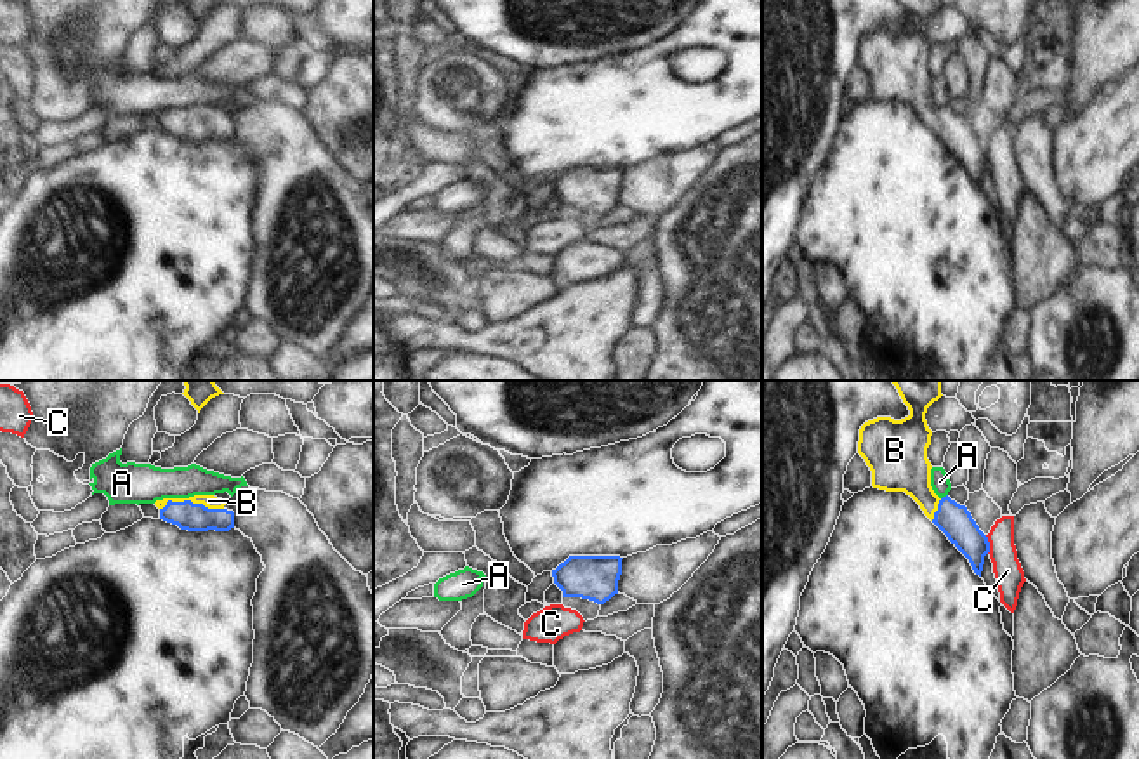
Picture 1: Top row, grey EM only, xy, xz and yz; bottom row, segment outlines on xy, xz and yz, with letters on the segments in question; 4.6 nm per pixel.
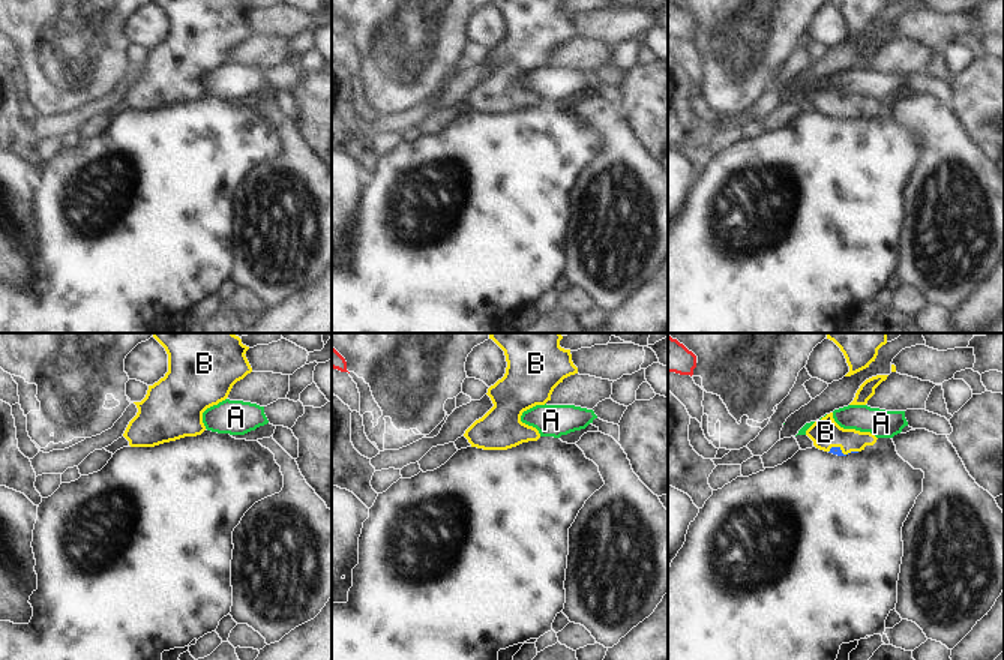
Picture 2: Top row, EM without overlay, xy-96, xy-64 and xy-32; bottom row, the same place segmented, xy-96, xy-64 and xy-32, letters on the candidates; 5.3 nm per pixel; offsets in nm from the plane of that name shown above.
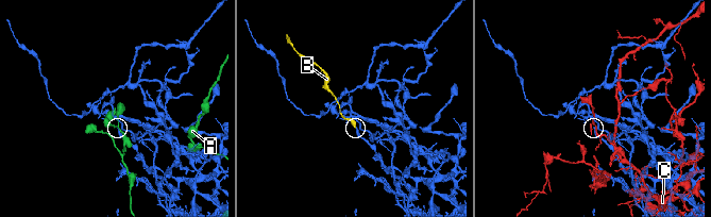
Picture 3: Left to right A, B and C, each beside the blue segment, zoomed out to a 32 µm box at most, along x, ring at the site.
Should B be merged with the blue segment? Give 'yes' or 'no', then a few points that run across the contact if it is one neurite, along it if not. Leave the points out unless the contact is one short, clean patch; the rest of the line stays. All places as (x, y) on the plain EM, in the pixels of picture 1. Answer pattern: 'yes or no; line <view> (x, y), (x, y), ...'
yes; line xy (190, 127), (190, 112), (209, 112)

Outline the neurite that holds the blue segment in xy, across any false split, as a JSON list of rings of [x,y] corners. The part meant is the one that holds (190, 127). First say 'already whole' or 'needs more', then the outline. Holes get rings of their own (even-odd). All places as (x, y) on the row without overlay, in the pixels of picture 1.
needs more; [[[194,106],[189,109],[156,111],[160,130],[177,135],[188,142],[229,142],[234,139],[234,123],[227,122],[226,111],[214,106]]]

